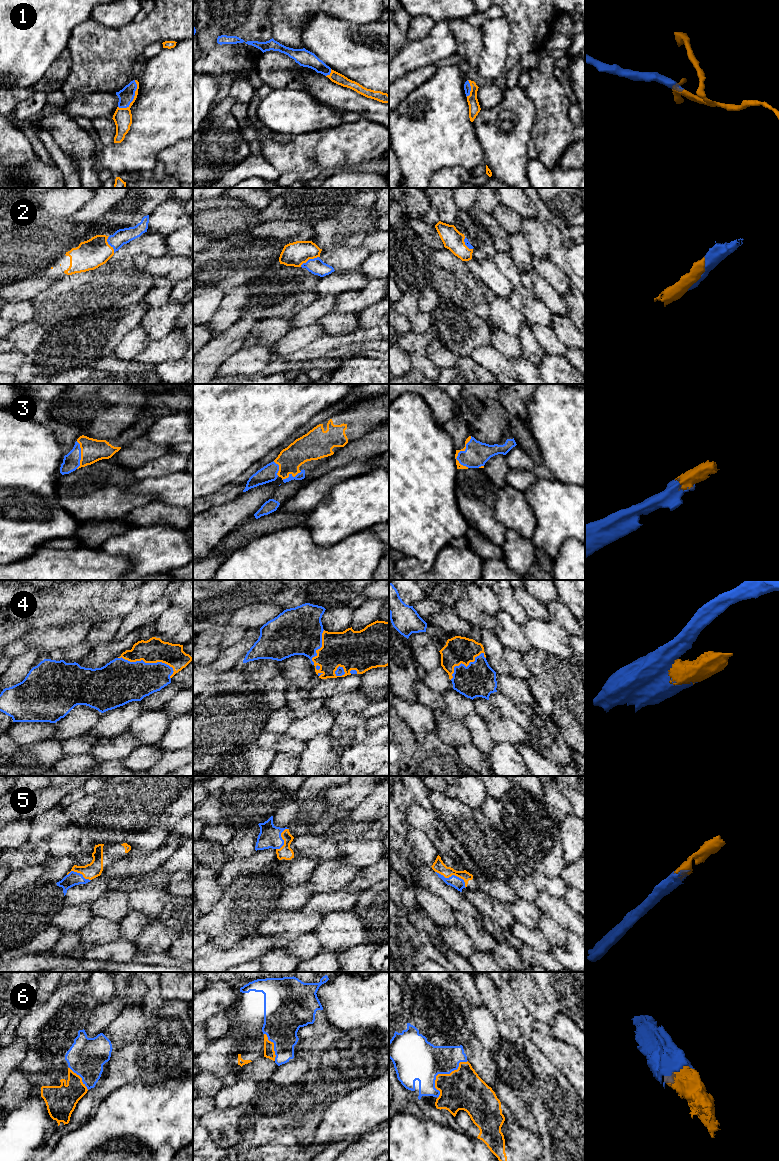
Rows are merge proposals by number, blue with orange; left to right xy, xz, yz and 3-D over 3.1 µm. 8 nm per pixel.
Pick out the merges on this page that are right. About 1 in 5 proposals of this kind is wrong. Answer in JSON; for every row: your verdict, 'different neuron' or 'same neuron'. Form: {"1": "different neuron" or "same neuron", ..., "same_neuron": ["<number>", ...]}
{"1": "same neuron", "2": "same neuron", "3": "same neuron", "4": "different neuron", "5": "same neuron", "6": "same neuron", "same_neuron": ["1", "2", "3", "5", "6"]}

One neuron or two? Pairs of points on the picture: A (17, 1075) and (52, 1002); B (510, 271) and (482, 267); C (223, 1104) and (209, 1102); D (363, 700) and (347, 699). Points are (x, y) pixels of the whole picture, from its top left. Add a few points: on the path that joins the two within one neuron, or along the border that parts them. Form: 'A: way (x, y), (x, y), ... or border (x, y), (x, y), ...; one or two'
A: border (18, 1066), (27, 1075); two
B: border (492, 259), (513, 288); two
C: border (213, 1097), (216, 1108); two
D: way (359, 700), (351, 700); one

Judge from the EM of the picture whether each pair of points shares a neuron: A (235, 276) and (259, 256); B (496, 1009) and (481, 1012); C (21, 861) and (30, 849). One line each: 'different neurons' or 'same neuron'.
A: same neuron
B: different neurons
C: same neuron

